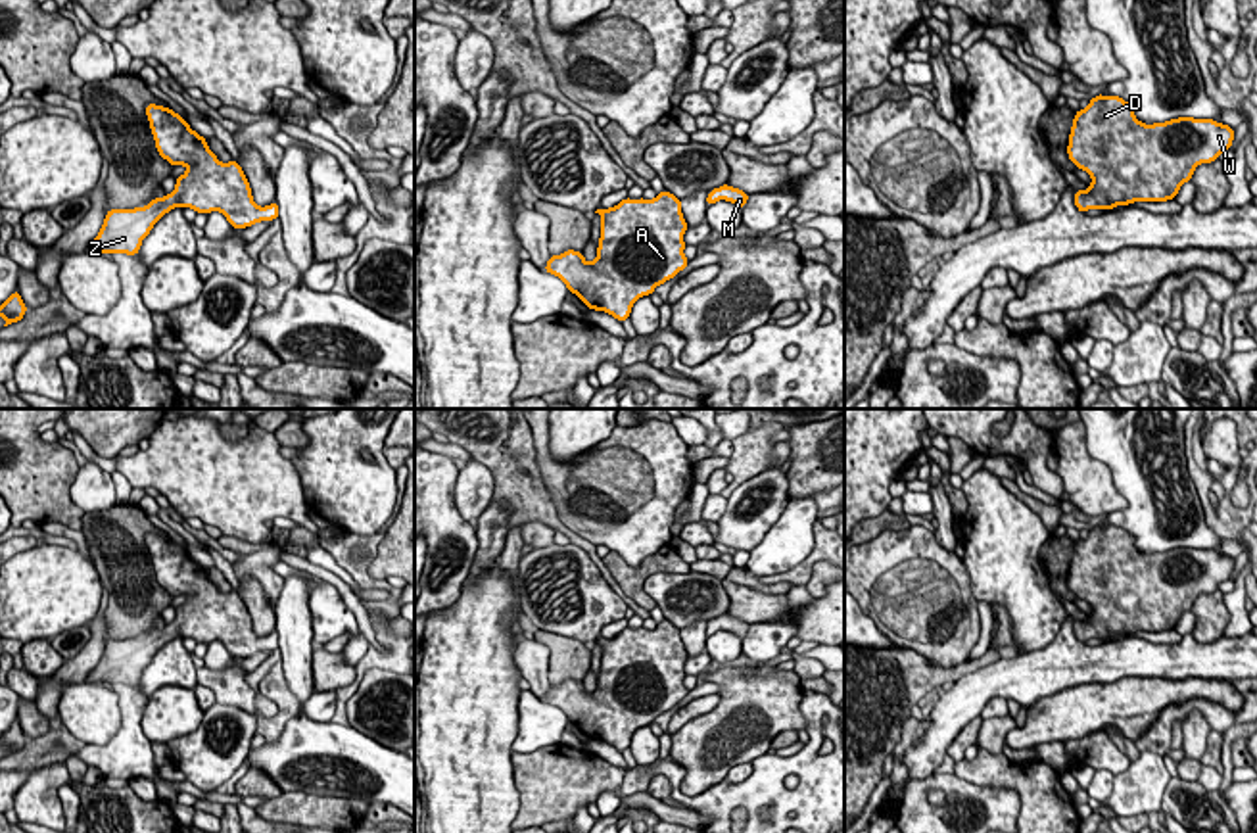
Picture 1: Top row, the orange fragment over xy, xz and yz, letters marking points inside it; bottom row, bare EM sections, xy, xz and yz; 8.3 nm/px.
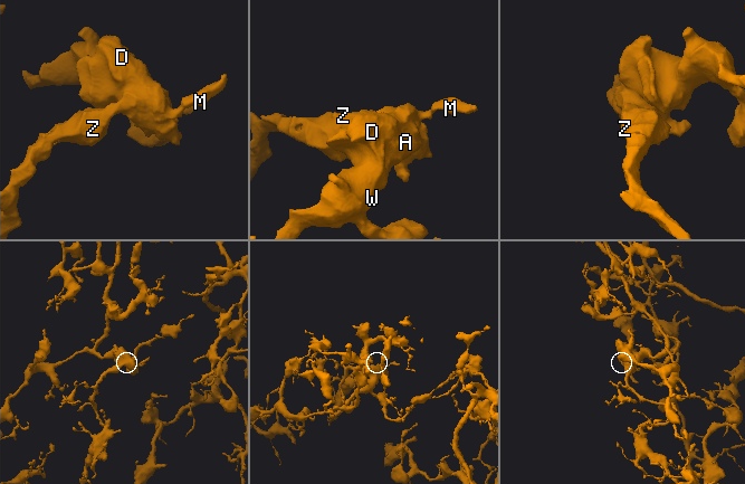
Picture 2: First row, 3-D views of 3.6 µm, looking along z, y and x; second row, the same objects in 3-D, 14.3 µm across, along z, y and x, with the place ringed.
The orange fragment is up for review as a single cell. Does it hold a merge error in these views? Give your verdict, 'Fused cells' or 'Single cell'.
Single cell

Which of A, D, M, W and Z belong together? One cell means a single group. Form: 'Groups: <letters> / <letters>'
Groups: A D M W Z

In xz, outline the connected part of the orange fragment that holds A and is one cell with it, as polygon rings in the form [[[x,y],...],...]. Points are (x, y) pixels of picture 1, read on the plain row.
[[[668,620],[654,630],[626,628],[595,643],[603,649],[595,691],[587,693],[583,681],[566,679],[551,685],[545,702],[558,706],[589,739],[622,752],[639,727],[651,726],[689,695],[681,668],[689,654],[681,630]]]

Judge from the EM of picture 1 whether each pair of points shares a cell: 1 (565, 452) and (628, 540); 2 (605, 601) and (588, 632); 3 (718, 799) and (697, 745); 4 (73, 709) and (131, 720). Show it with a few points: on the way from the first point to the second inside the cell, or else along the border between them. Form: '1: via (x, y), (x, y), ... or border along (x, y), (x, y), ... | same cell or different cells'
1: border along (547, 428), (549, 452), (567, 465) | different cells
2: via (599, 609), (588, 624) | same cell
3: border along (674, 761), (684, 768), (687, 795), (724, 778) | different cells
4: border along (114, 690), (119, 730), (106, 743), (85, 745) | different cells

